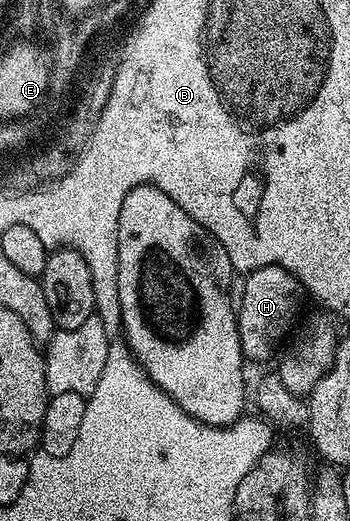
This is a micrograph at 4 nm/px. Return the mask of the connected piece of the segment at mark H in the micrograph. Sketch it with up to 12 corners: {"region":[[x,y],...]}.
{"region":[[277,264],[247,273],[236,329],[248,362],[268,360],[306,293]]}

